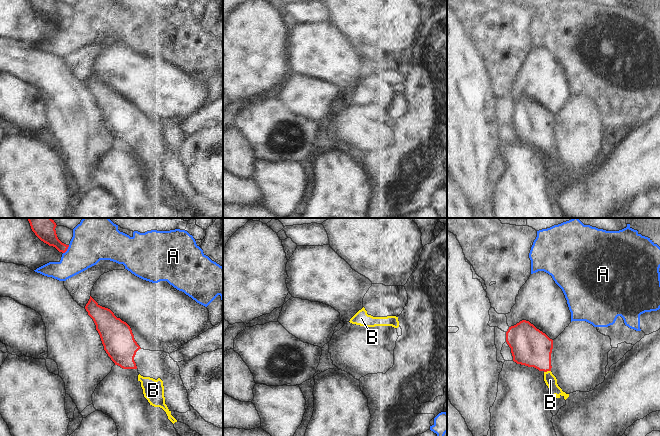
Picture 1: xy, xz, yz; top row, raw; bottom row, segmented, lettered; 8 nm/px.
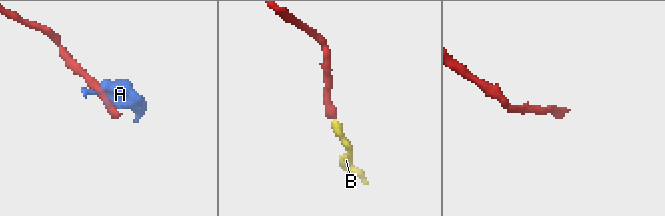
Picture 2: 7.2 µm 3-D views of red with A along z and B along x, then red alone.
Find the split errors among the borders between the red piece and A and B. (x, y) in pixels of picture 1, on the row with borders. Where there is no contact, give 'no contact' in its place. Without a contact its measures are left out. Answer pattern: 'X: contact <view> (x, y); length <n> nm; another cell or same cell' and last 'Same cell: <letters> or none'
A: contact xy (67, 248); length 90 nm; another cell
B: contact yz (547, 370); length 60 nm; same cell
Same cell: B

